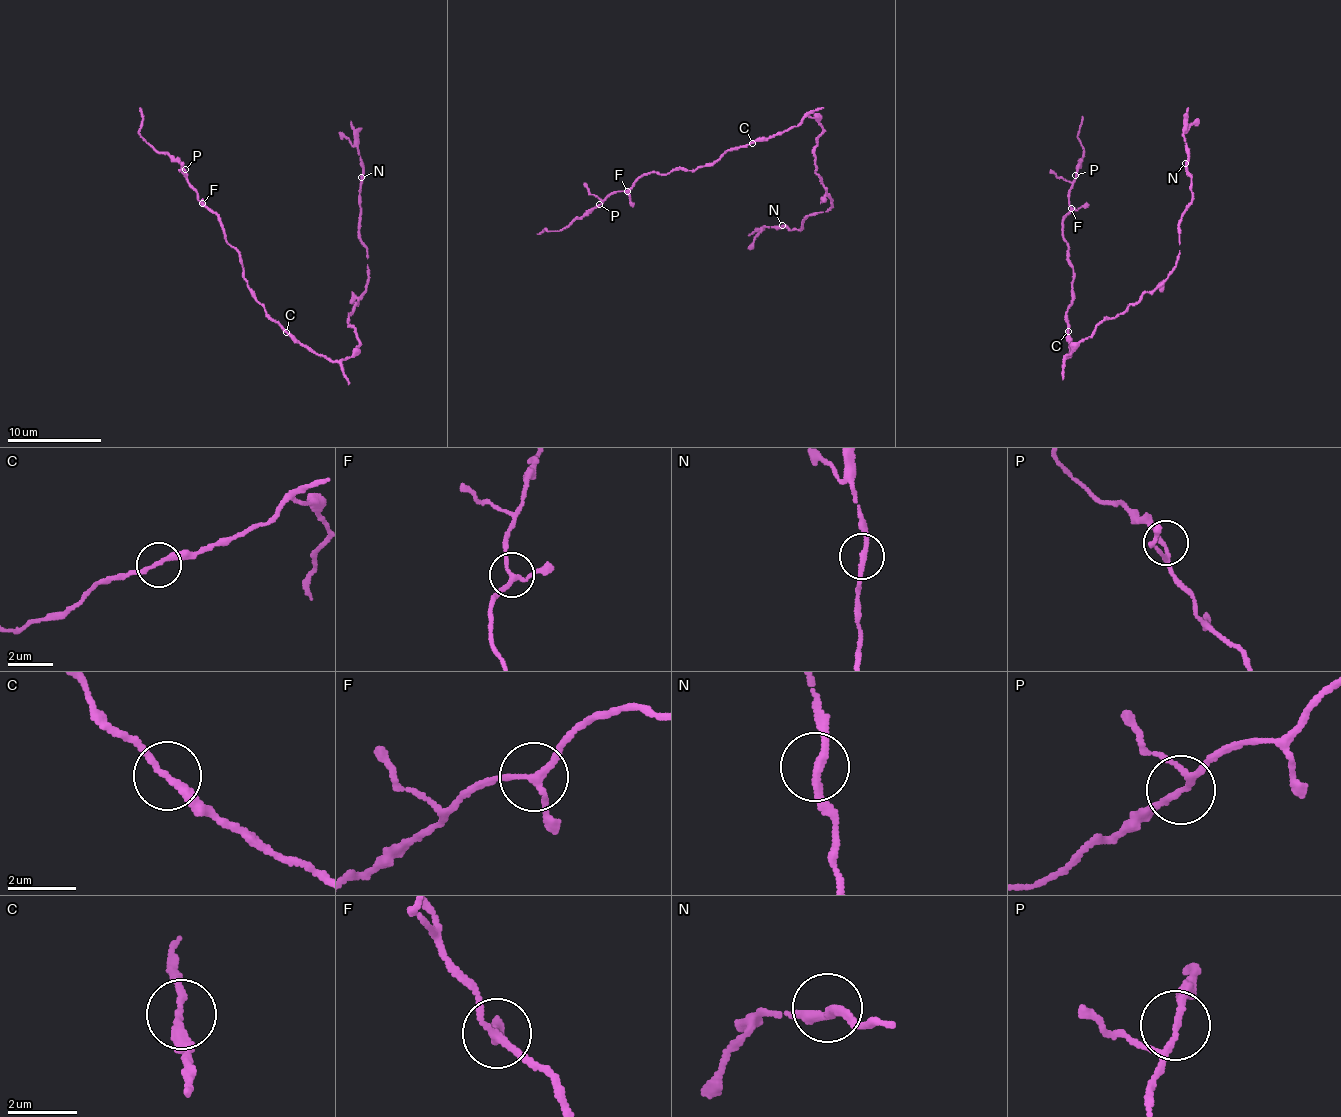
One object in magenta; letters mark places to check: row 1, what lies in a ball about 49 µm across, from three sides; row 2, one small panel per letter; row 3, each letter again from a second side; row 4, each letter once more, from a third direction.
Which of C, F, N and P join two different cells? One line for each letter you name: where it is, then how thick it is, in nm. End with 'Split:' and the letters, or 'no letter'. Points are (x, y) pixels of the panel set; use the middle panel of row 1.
Split: no letter

